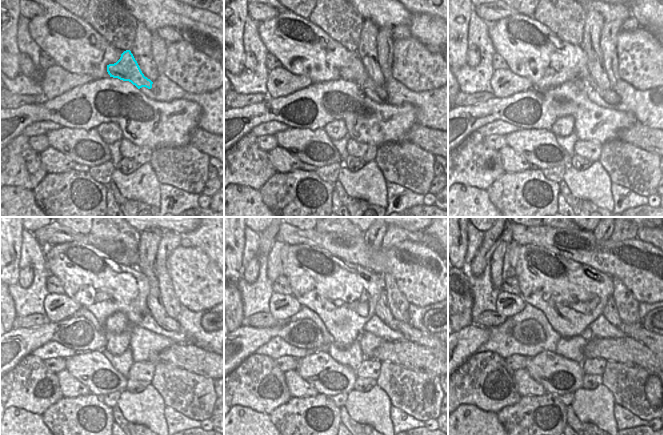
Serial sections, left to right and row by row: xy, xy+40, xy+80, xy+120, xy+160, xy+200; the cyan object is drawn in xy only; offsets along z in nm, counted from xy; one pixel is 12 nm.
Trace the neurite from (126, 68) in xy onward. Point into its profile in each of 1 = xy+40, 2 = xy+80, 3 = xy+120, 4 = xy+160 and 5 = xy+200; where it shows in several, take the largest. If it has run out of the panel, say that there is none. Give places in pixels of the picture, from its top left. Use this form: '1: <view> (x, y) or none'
1: xy+40 (354, 71)
2: xy+80 (609, 96)
3: xy+120 (167, 323)
4: xy+160 (410, 333)
5: xy+200 (650, 339)

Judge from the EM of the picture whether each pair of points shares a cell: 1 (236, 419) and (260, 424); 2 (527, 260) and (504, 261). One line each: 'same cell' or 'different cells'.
1: same cell
2: different cells

